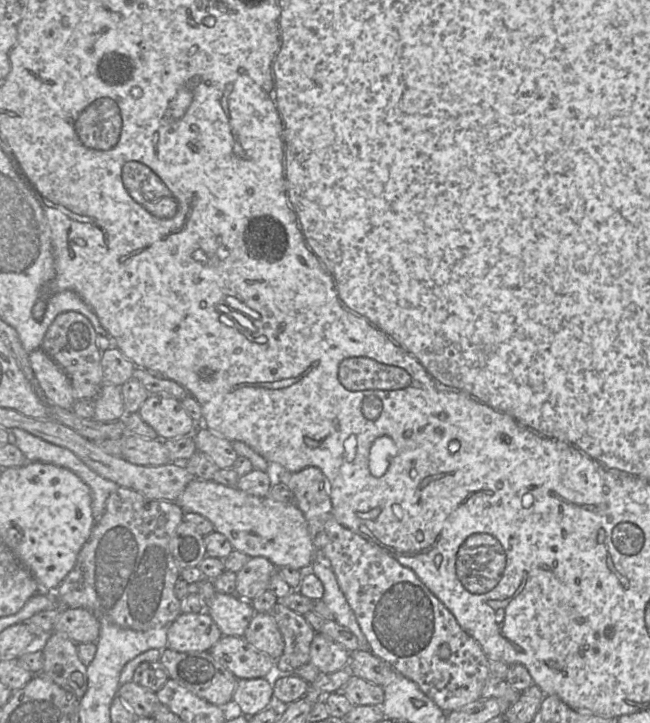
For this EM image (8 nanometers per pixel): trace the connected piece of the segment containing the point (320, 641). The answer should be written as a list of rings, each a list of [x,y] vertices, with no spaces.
[[[316,633],[310,646],[310,662],[321,674],[336,672],[345,667],[351,658],[351,653],[342,645],[336,643],[321,633]]]

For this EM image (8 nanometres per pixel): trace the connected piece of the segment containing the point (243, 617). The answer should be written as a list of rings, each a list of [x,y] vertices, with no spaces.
[[[216,592],[205,611],[224,636],[243,637],[256,611],[251,602],[237,595]]]

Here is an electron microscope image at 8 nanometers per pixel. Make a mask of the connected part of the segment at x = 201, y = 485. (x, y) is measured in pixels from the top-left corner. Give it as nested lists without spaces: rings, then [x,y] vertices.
[[[193,479],[174,502],[185,512],[198,513],[207,518],[215,531],[227,537],[233,549],[249,557],[265,557],[278,569],[290,567],[302,572],[310,571],[316,548],[306,519],[295,504],[270,502],[237,487],[202,479]]]

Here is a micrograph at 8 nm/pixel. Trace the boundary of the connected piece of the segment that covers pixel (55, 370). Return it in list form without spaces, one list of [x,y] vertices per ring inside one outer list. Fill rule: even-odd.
[[[41,348],[29,353],[28,358],[48,402],[62,409],[71,410],[76,399],[65,372]]]

